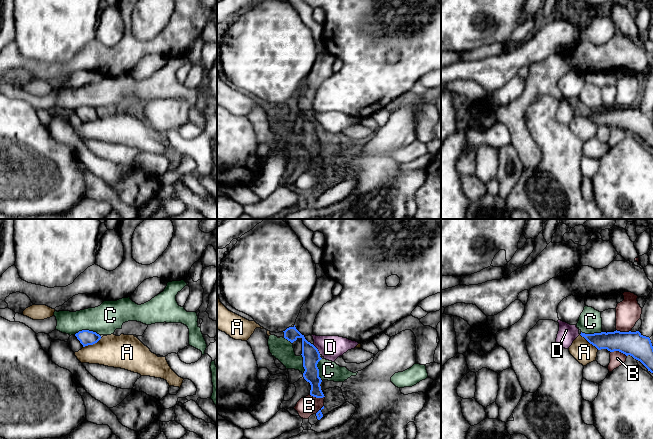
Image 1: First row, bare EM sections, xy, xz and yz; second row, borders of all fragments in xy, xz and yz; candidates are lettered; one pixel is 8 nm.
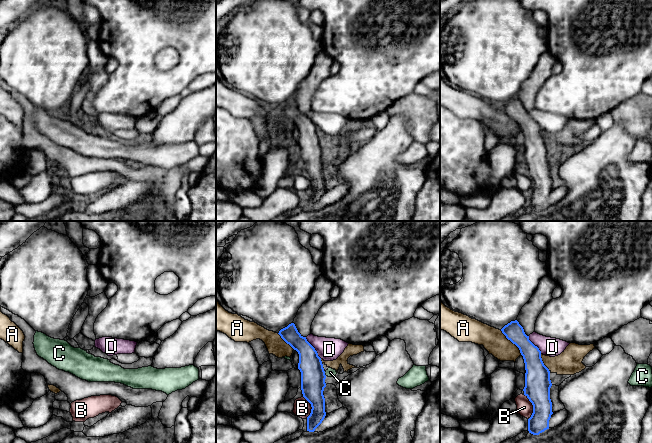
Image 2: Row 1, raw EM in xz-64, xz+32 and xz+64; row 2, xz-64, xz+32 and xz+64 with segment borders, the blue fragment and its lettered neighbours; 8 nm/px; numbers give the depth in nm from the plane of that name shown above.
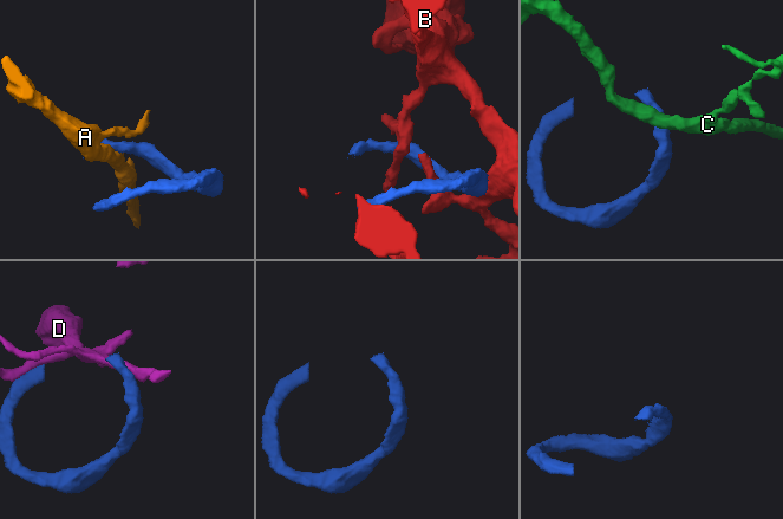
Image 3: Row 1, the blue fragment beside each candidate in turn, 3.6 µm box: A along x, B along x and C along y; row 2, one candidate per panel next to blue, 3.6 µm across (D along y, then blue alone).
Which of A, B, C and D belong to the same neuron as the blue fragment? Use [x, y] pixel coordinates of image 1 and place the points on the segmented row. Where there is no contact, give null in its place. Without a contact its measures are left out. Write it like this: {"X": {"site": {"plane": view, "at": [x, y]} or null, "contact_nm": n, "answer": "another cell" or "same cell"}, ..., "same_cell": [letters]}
{"A": {"site": {"plane": "xy", "at": [92, 344]}, "contact_nm": 170, "answer": "another cell"}, "B": {"site": {"plane": "yz", "at": [619, 351]}, "contact_nm": 130, "answer": "another cell"}, "C": {"site": {"plane": "xy", "at": [87, 330]}, "contact_nm": 200, "answer": "another cell"}, "D": {"site": {"plane": "xz", "at": [317, 350]}, "contact_nm": 100, "answer": "another cell"}, "same_cell": []}

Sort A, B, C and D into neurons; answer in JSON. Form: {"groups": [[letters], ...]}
{"groups": [["A"], ["B"], ["C"], ["D"]]}

